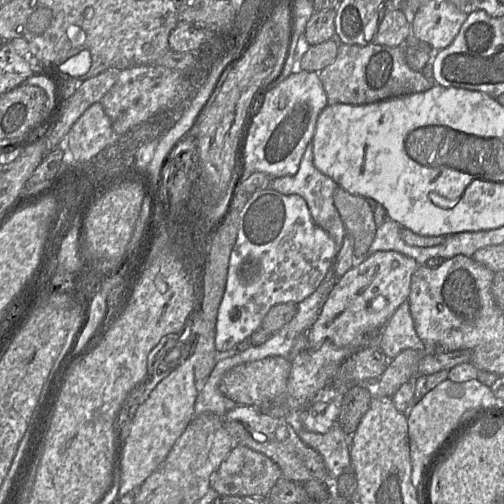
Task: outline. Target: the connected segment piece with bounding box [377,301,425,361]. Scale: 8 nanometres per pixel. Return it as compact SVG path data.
M408 301L398 307L381 335L378 335L377 346L390 361L405 349L425 350L424 342L416 333Z

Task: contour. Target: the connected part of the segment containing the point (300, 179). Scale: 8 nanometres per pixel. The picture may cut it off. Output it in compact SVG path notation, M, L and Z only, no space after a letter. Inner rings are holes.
M311 142L305 149L296 174L272 178L269 183L269 188L278 192L283 194L297 194L301 196L306 201L314 222L333 238L337 246L337 251L339 252L345 233L347 235L349 235L349 233L347 232L347 228L334 205L333 195L338 187L339 185L332 178L323 174L314 165L313 145Z

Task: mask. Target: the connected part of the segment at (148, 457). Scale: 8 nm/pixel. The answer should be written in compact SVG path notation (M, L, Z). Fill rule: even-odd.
M191 354L164 377L138 407L129 423L128 433L123 439L123 449L119 456L120 490L118 497L135 493L145 479L164 462L195 416L195 405L199 392Z

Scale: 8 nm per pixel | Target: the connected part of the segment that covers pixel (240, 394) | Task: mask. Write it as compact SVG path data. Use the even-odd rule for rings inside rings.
M269 356L258 361L239 365L230 370L223 377L220 389L224 396L234 404L269 404L269 402L274 402L285 393L290 370L290 356Z

